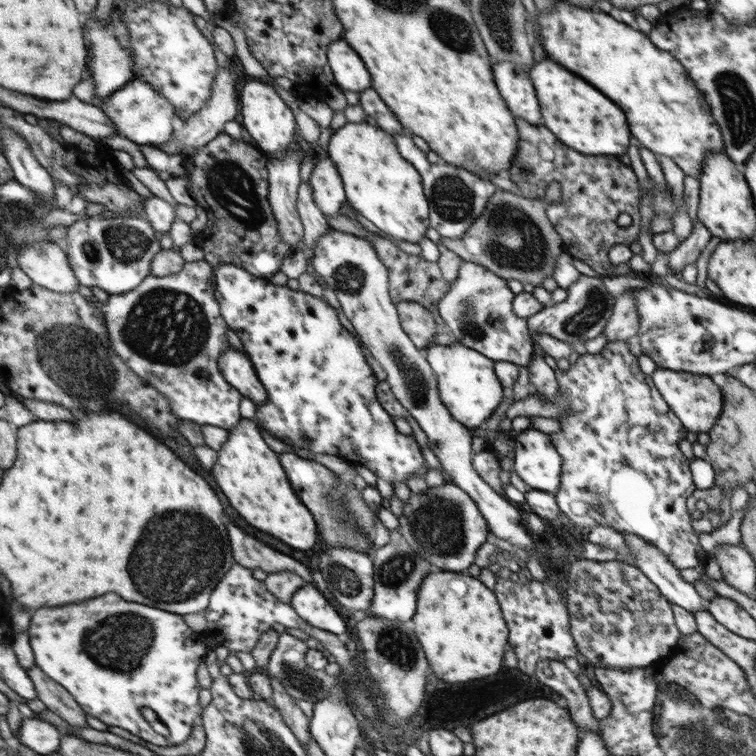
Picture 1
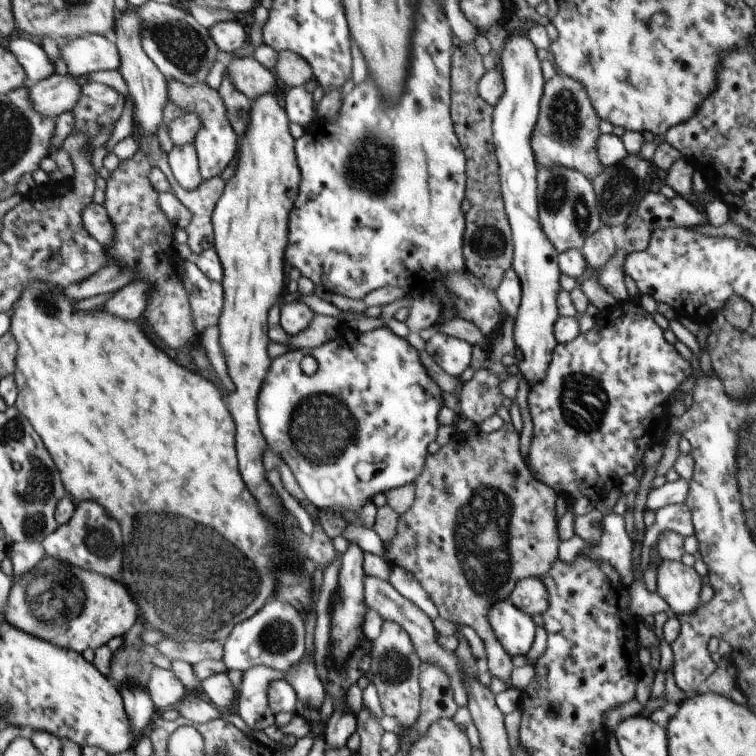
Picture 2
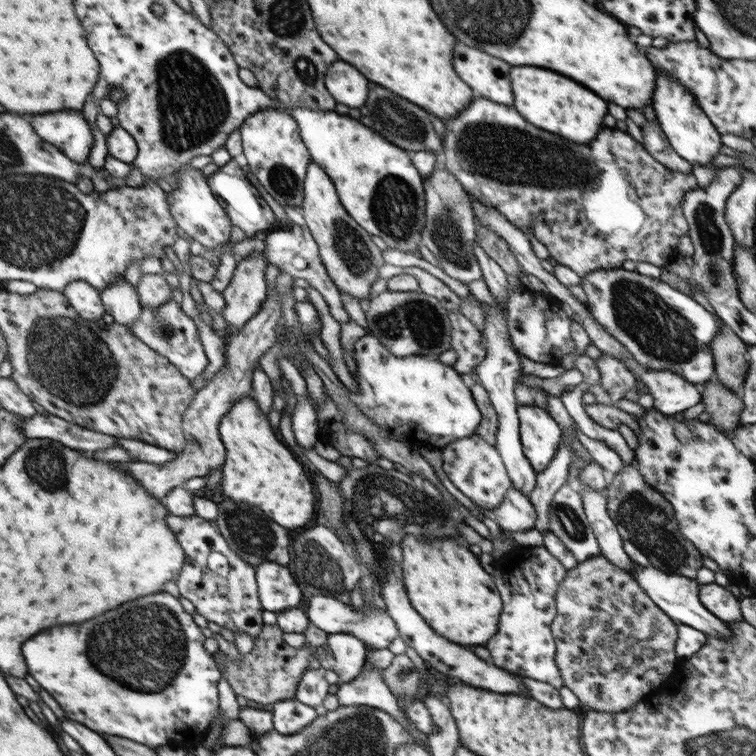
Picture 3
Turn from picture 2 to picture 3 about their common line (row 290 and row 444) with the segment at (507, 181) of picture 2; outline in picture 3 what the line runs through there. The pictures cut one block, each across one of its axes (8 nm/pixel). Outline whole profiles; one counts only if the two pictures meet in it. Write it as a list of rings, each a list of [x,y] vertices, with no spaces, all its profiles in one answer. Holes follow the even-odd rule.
[[[519,405],[519,433],[523,453],[532,468],[542,472],[563,442],[563,430],[556,419],[536,405]]]

